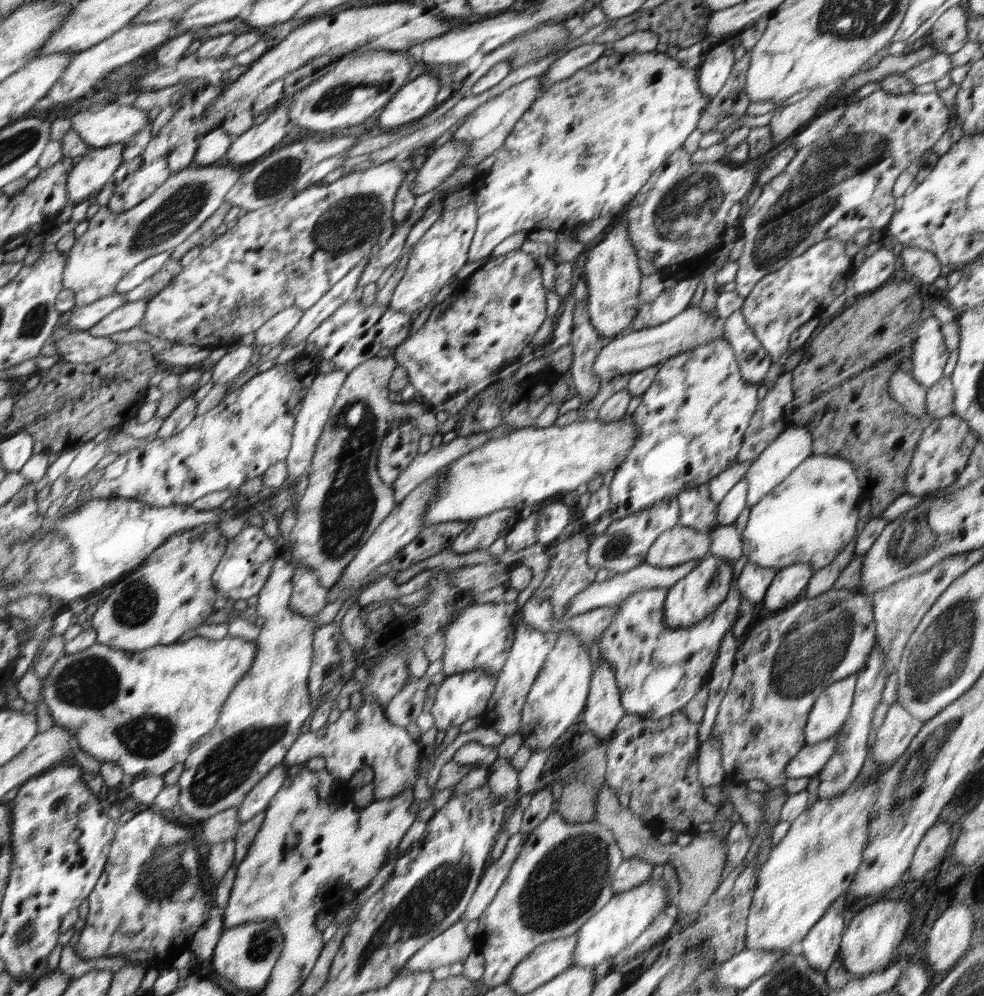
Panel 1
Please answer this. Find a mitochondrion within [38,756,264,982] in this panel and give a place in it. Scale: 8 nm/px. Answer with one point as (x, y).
(162, 875)

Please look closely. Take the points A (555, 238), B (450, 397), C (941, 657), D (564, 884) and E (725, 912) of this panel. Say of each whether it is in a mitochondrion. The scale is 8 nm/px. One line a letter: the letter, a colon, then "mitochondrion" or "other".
A: other
B: other
C: mitochondrion
D: mitochondrion
E: other

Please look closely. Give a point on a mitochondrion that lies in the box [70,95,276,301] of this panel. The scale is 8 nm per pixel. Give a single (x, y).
(170, 218)

